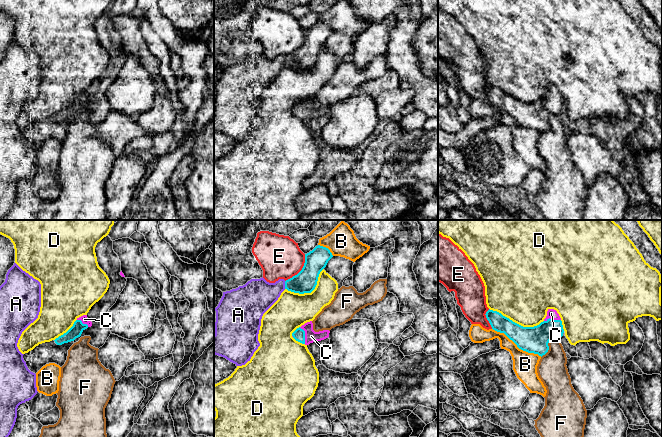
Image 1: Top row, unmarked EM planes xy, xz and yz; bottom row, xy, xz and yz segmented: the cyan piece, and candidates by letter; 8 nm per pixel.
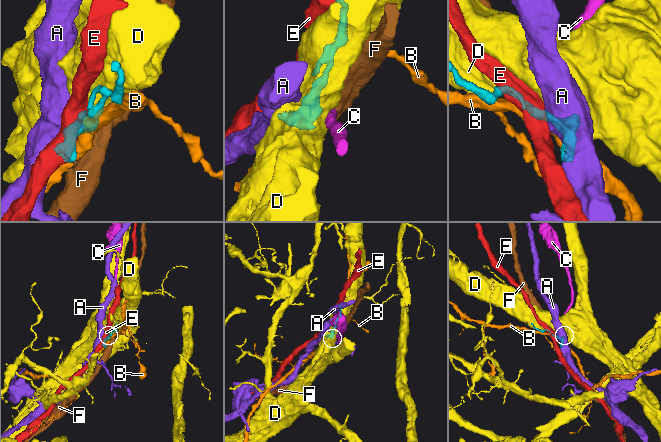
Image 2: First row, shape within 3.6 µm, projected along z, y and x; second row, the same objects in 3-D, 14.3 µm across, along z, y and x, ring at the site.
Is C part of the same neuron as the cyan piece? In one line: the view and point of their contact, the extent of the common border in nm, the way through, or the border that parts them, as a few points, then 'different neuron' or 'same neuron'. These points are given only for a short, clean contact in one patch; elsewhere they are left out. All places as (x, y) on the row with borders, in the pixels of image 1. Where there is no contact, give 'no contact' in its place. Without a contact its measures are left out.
xz (304, 335) | 140 nm | across xz (299, 334), (304, 335), (311, 336) | same neuron

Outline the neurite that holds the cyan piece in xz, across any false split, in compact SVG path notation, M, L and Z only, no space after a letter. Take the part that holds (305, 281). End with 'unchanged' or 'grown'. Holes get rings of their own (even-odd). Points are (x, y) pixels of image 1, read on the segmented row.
M316 246L312 251L305 254L302 270L285 281L285 289L299 294L311 293L317 285L320 272L332 257L333 255L328 248Z; unchanged

